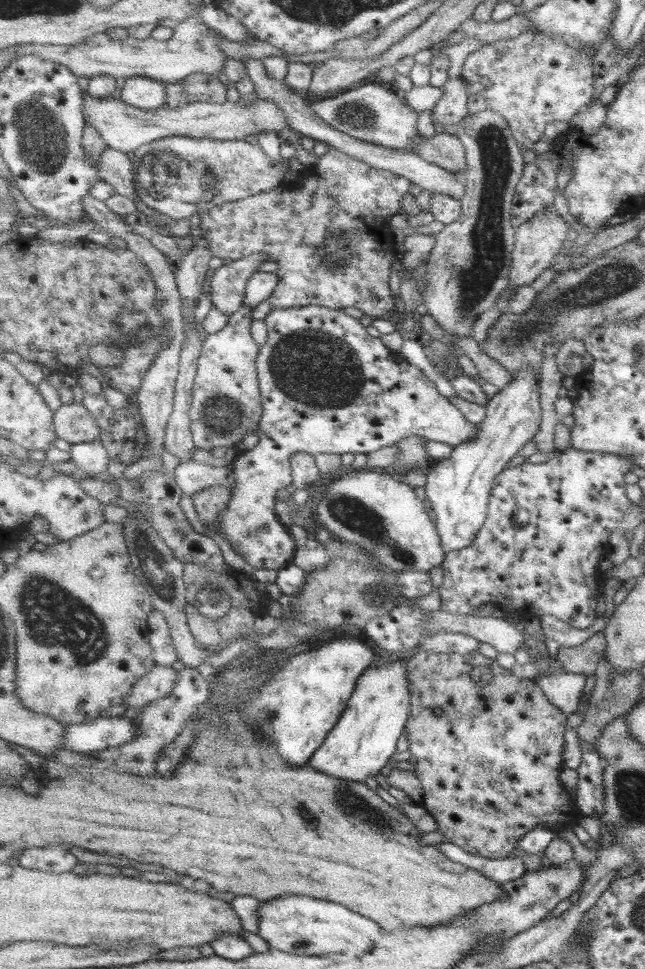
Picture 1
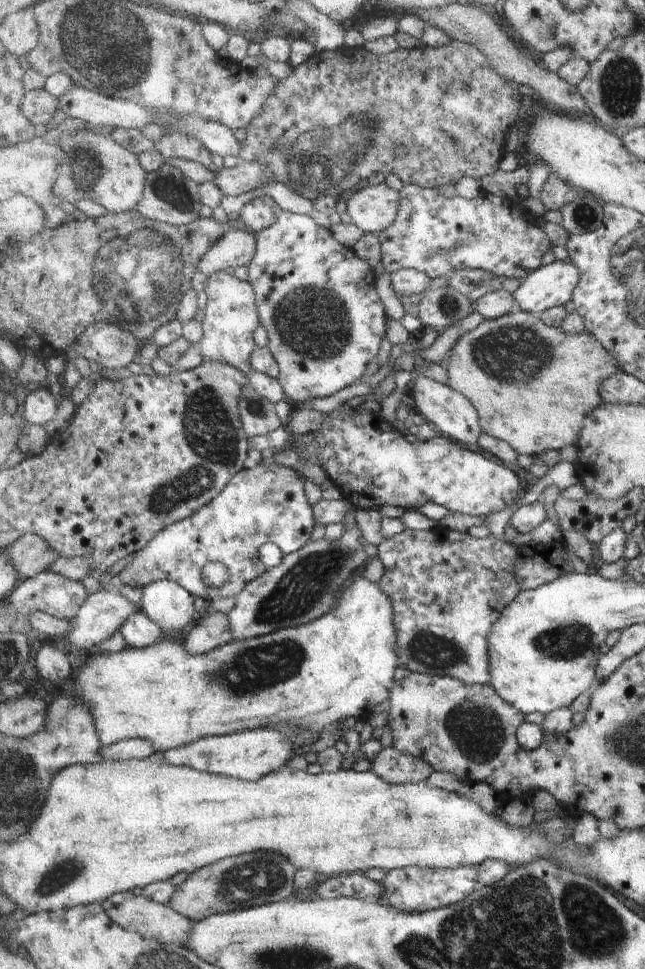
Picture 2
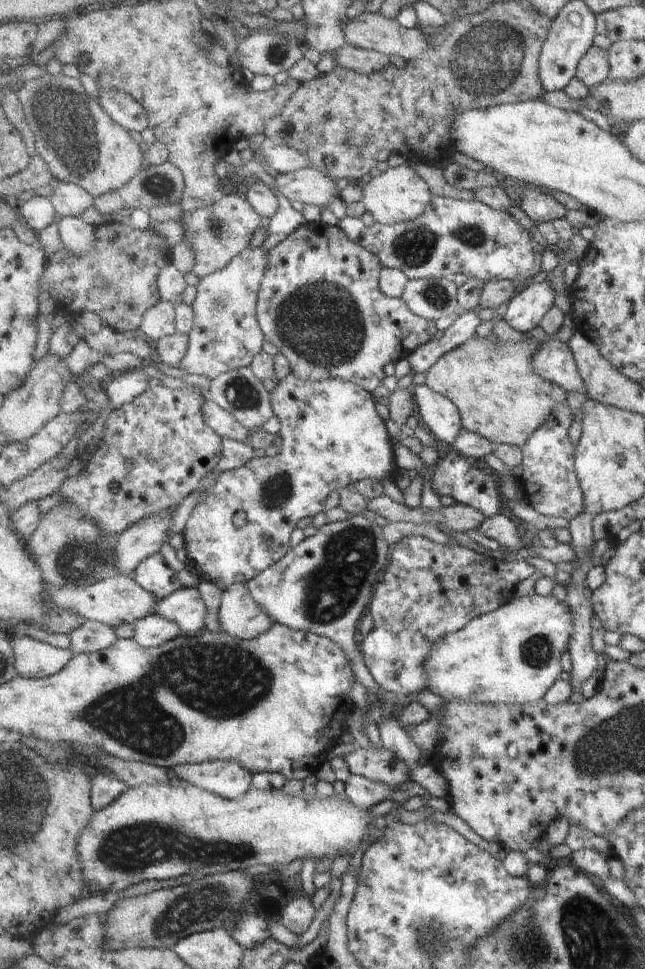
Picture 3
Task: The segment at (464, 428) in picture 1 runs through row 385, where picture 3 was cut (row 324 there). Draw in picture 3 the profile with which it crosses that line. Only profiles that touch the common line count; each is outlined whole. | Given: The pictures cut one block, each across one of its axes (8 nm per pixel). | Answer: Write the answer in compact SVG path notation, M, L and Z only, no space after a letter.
M311 221L301 226L299 230L295 230L287 240L280 242L275 248L271 248L269 256L267 256L267 262L269 266L267 272L265 272L265 278L262 282L260 290L260 296L258 297L258 319L261 328L264 330L264 334L268 340L271 340L281 353L287 357L287 360L291 362L293 374L301 380L329 380L329 379L341 379L349 381L365 388L370 393L381 386L386 372L383 372L383 368L390 362L399 362L399 360L407 359L412 351L432 340L435 340L434 334L437 332L435 322L426 318L421 318L420 315L415 314L408 306L403 302L403 299L393 298L389 295L383 294L380 287L380 274L383 268L380 258L376 254L371 254L369 250L354 243L350 238L347 238L344 230L341 230L337 225L327 225L321 223L321 221Z

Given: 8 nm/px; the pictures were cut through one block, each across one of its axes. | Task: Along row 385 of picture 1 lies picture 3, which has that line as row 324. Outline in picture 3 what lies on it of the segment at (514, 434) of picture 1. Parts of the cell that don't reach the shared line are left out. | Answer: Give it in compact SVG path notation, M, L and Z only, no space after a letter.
M549 282L533 284L516 294L508 304L503 320L522 333L540 326L543 317L555 307L557 292Z

